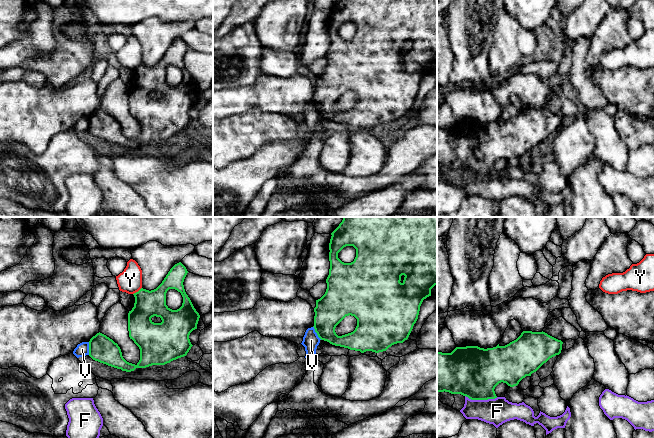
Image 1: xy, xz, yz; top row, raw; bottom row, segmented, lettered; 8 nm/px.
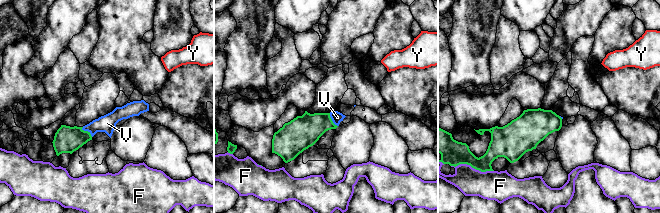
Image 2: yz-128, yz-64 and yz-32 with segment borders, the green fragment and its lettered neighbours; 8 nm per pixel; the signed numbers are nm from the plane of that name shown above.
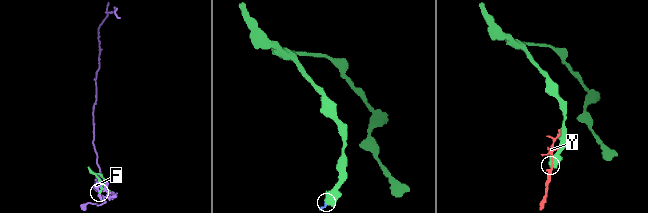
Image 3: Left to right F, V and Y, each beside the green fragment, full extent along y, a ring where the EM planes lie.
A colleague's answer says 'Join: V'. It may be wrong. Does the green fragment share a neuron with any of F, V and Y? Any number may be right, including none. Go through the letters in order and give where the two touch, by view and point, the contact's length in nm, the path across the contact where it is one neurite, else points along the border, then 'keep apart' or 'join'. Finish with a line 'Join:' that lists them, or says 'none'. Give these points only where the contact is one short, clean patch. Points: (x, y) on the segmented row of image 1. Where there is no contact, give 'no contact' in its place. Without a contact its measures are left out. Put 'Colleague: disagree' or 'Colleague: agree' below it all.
F: meets green in yz at (481, 399); contact 260 nm long; keep apart
V: meets green in xz at (316, 332); contact 130 nm long; border along xz (313, 326), (316, 334), (321, 339); keep apart
Y: meets green in xy at (138, 291); contact 90 nm long; keep apart
Join: none
Colleague: disagree

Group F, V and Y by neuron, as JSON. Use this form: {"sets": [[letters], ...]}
{"sets": [["F"], ["V"], ["Y"]]}

